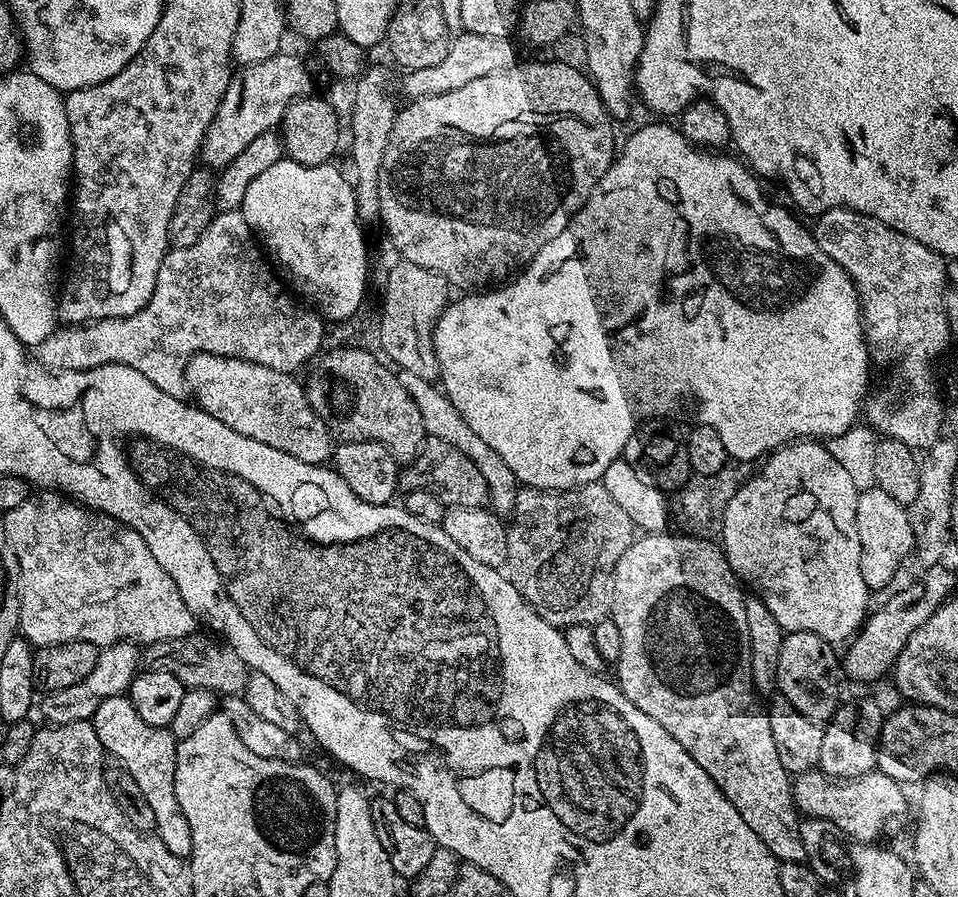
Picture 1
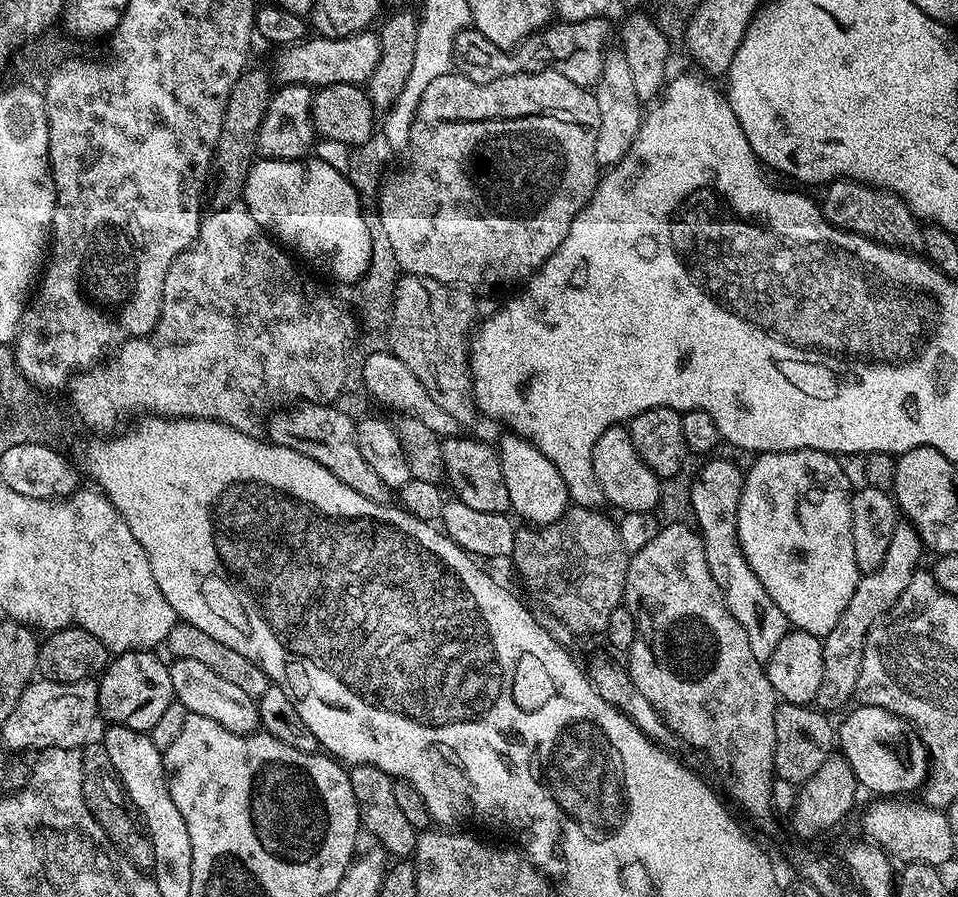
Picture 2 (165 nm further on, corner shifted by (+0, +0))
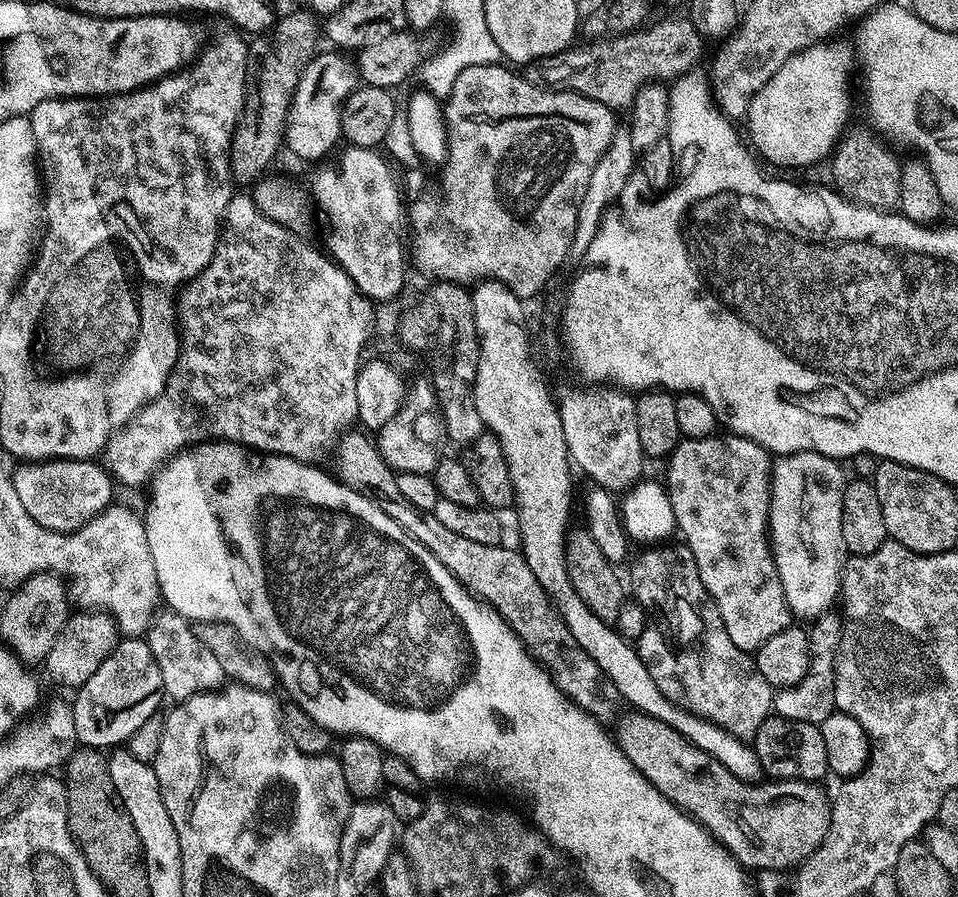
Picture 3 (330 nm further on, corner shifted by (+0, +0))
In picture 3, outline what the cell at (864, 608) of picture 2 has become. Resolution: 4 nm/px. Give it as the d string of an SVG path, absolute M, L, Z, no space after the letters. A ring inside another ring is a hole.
M832 610L823 612L821 616L811 621L812 628L807 629L812 655L808 669L800 682L789 688L781 688L773 695L772 706L775 715L790 718L794 722L820 725L829 714L837 711L834 698L834 666L836 665L836 647L840 641L840 621L841 617Z

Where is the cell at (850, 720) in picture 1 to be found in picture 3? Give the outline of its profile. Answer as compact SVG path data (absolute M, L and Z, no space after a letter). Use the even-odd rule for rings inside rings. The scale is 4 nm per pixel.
M635 710L627 714L619 719L620 726L614 732L624 756L674 807L697 820L745 869L792 870L816 853L832 817L829 793L827 796L819 783L777 779L768 782L772 784L742 782L718 758L698 750L666 722Z

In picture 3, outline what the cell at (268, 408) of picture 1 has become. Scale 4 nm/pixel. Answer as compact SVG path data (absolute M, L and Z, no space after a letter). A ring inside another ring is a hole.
M356 431L346 432L338 445L340 483L370 498L378 510L390 514L406 534L414 537L423 548L430 550L430 554L434 554L434 558L438 558L438 562L442 562L442 566L446 566L467 592L488 604L512 628L532 659L543 665L563 696L599 720L601 725L608 726L612 719L615 721L621 715L622 701L614 682L610 682L610 678L602 674L598 662L594 662L594 658L574 642L574 634L570 634L553 601L540 588L530 566L526 566L523 552L515 547L504 548L503 543L482 546L480 542L470 542L470 538L461 538L454 534L454 530L442 526L434 513L420 512L410 506L410 502L406 502L399 493L396 473L384 461L380 449L363 436L363 431Z

